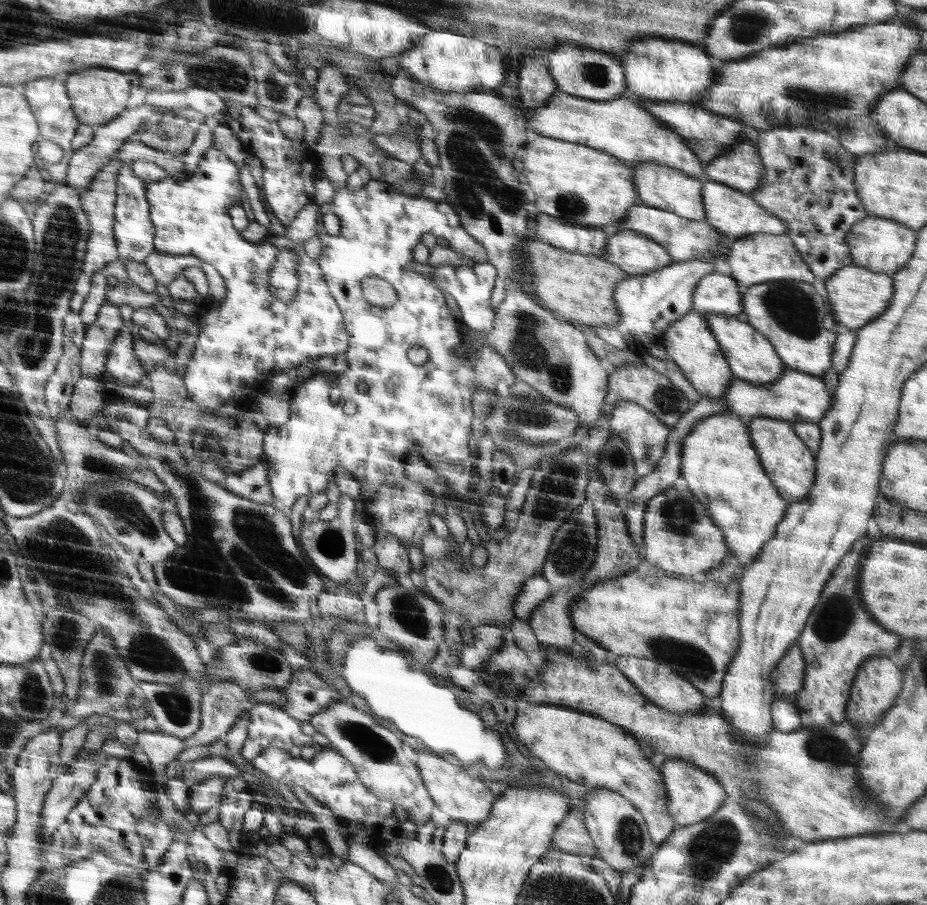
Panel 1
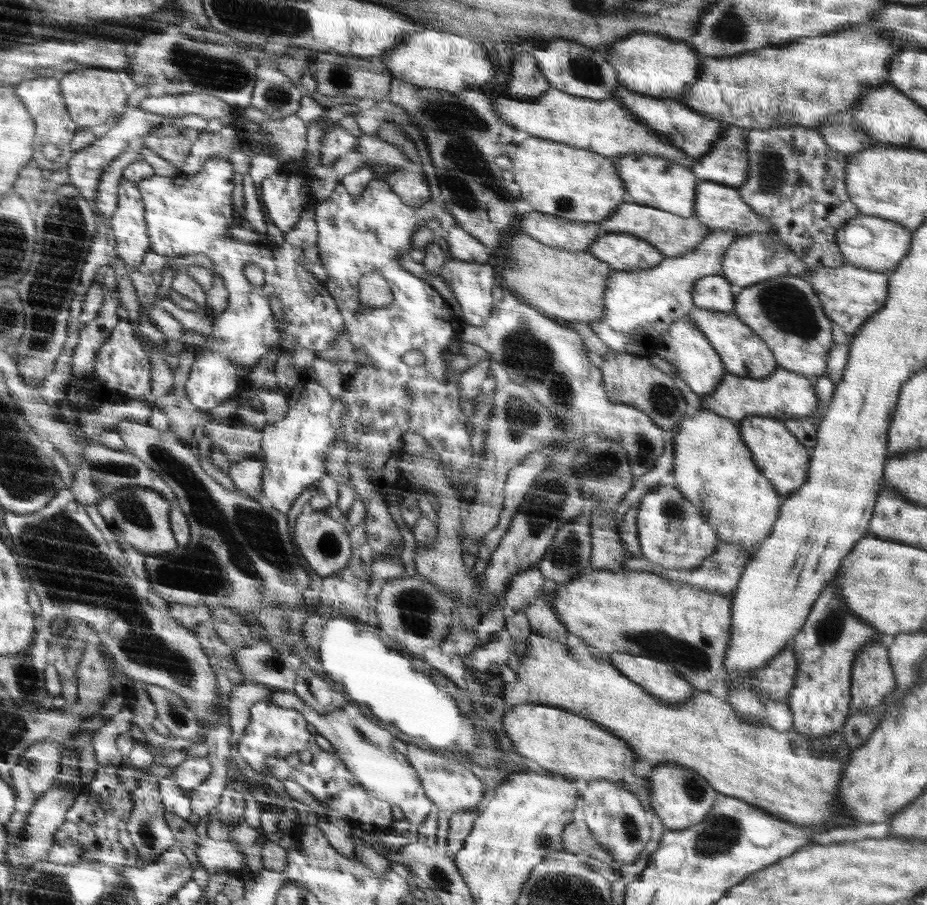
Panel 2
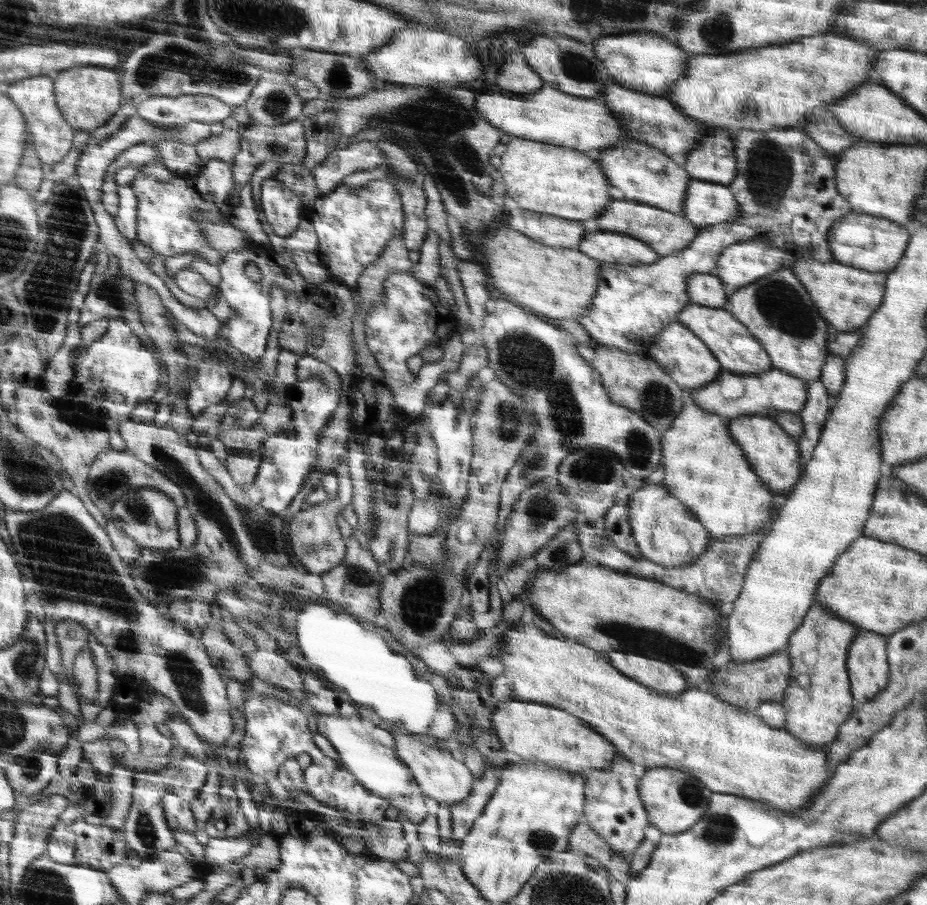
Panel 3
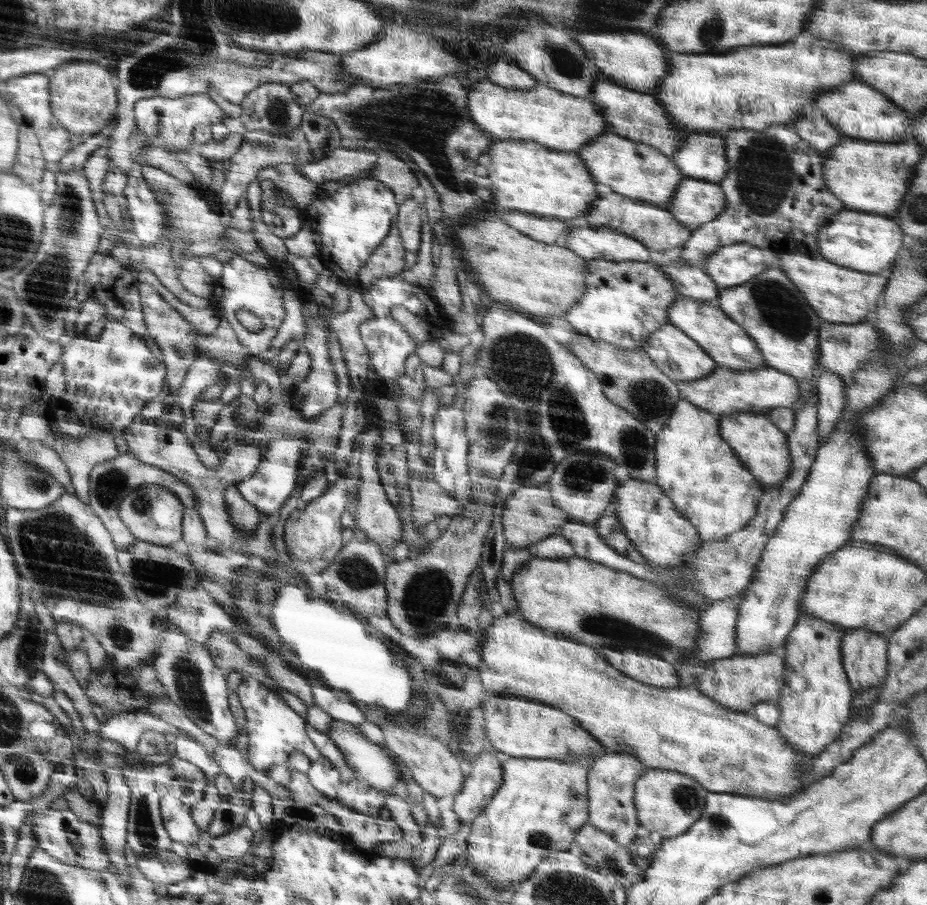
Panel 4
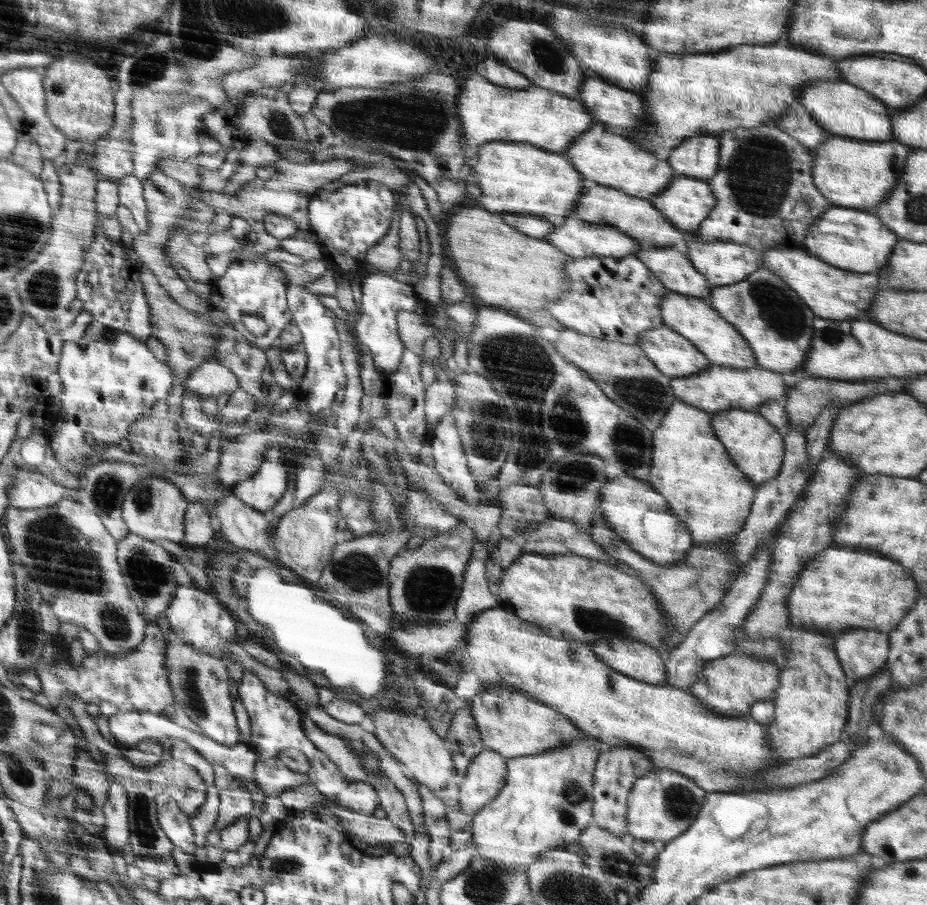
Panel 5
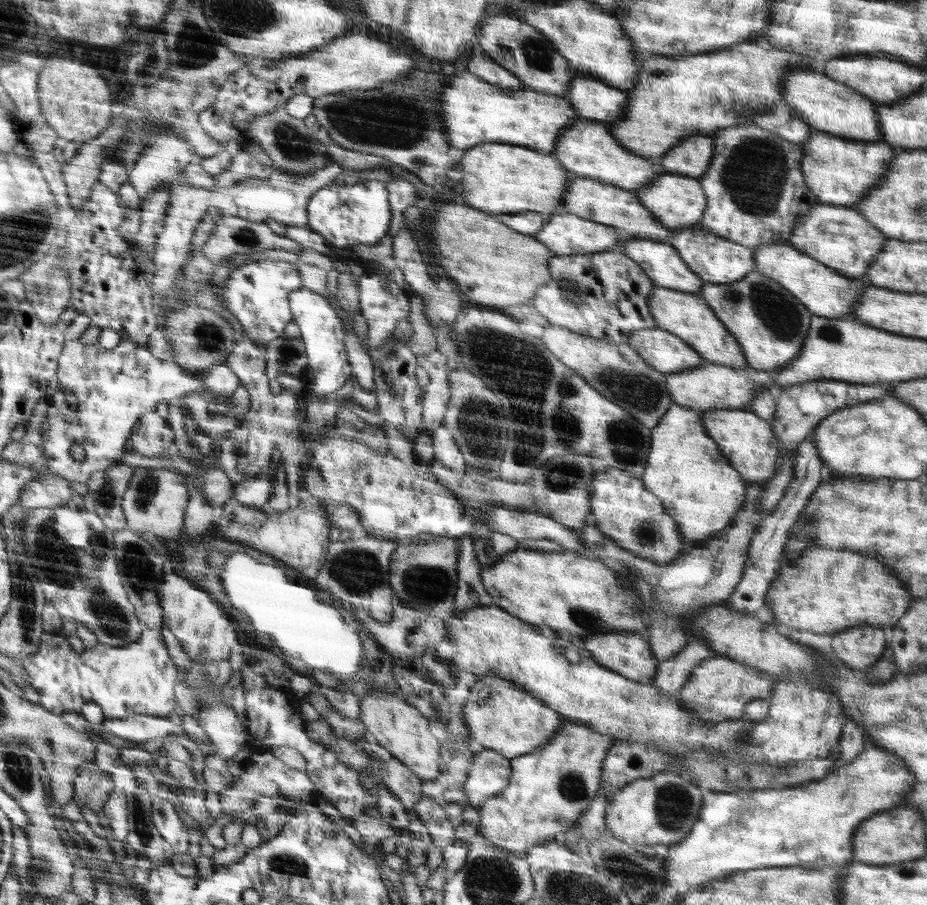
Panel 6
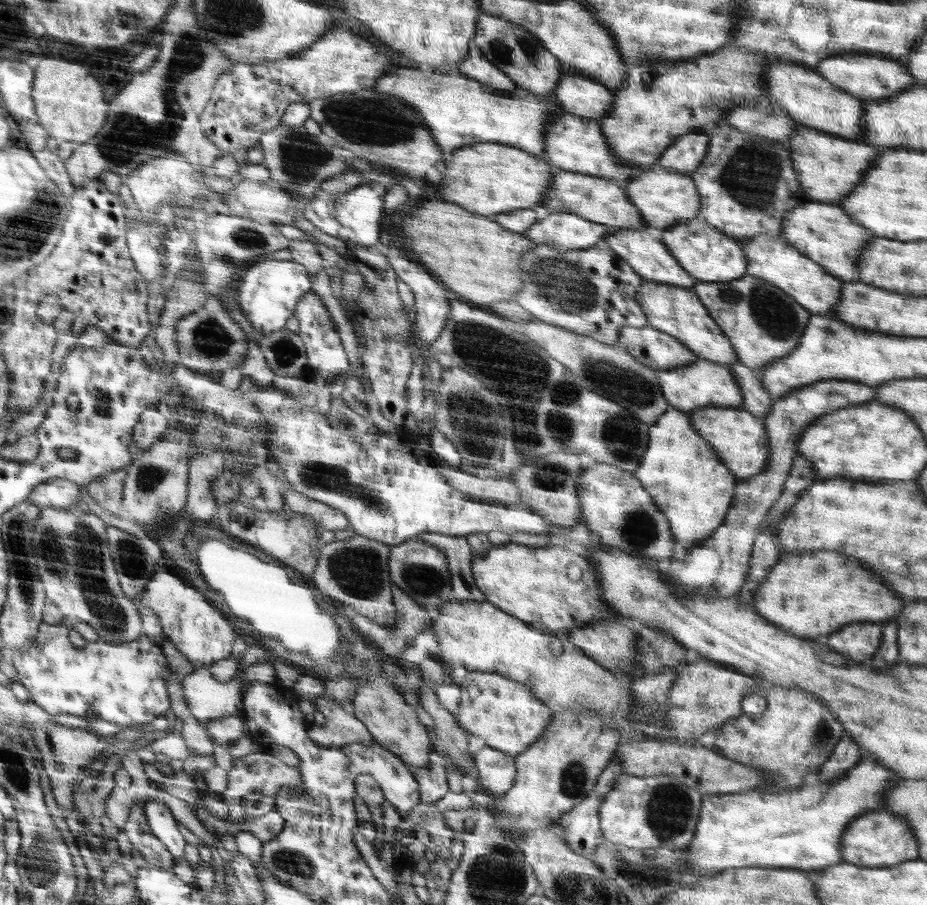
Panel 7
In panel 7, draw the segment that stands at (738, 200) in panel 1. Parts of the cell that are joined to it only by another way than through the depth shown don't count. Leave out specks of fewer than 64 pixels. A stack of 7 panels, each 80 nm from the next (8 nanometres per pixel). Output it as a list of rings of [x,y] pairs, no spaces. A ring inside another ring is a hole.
[[[657,164],[645,169],[642,174],[636,175],[631,182],[622,187],[646,219],[648,228],[653,229],[655,233],[674,227],[678,222],[696,218],[699,214],[700,192],[690,174],[668,171]]]

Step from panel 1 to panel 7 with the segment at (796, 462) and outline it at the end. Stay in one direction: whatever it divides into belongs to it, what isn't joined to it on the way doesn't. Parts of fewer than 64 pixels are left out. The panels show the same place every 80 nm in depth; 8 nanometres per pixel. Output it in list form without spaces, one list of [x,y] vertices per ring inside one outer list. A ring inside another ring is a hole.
[[[704,407],[688,413],[692,416],[692,424],[697,432],[712,445],[716,455],[731,469],[736,479],[745,480],[765,471],[771,448],[762,418],[750,416],[746,409],[736,410],[734,414],[734,407]]]

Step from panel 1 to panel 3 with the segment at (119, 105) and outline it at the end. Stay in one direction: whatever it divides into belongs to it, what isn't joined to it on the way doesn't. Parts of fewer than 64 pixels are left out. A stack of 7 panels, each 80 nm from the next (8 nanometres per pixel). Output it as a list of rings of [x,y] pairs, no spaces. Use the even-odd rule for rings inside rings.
[[[84,66],[84,68],[72,68],[66,72],[56,74],[54,85],[54,97],[56,105],[62,113],[62,118],[77,132],[80,130],[92,130],[112,118],[112,114],[120,108],[123,96],[120,96],[120,80],[114,70],[108,67]]]

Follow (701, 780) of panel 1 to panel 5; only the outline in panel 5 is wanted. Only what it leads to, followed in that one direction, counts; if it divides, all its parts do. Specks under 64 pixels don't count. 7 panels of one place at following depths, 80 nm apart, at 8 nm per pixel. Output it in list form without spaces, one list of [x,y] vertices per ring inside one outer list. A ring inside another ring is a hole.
[[[657,768],[641,776],[632,785],[627,796],[625,812],[627,838],[656,839],[664,844],[678,838],[698,818],[707,793],[691,777],[672,769]]]

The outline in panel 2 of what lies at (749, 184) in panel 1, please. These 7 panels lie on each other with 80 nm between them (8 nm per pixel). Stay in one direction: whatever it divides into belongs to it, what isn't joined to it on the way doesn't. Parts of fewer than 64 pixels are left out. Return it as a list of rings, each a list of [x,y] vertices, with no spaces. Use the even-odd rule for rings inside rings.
[[[724,126],[710,150],[695,161],[691,172],[698,181],[712,181],[737,187],[745,183],[748,161],[745,155],[746,130]]]

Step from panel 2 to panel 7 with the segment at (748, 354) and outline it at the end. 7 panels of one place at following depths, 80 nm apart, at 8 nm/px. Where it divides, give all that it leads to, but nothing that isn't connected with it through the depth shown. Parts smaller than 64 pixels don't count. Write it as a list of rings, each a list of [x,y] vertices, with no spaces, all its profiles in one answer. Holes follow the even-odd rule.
[[[645,281],[638,292],[638,300],[642,305],[643,313],[647,316],[647,326],[676,337],[676,340],[682,341],[692,352],[697,353],[699,359],[726,366],[740,363],[732,341],[708,314],[699,295],[692,288]]]

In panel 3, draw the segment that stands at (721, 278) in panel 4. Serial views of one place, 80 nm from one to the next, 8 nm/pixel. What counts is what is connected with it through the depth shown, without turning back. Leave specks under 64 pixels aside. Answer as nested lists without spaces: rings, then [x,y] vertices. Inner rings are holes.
[[[742,240],[722,252],[714,274],[722,279],[724,289],[731,294],[774,271],[791,268],[795,260],[791,253],[763,240]]]

